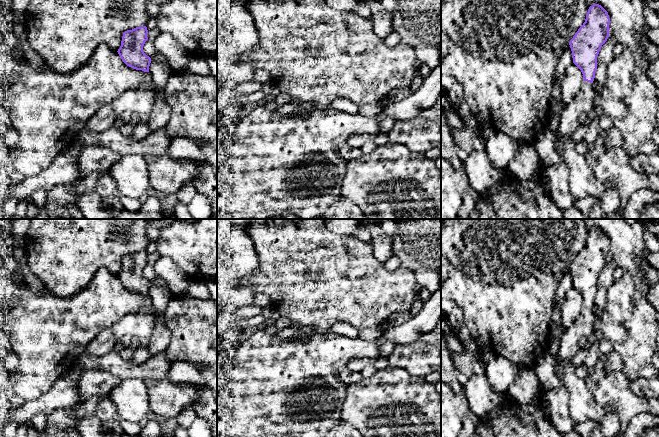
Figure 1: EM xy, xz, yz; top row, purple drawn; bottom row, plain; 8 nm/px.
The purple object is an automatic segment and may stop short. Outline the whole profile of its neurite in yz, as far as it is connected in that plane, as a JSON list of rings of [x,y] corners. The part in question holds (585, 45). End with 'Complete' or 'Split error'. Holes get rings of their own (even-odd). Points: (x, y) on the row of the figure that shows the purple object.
[[[593,4],[588,9],[585,22],[569,42],[573,63],[581,70],[584,79],[575,97],[559,114],[559,127],[555,134],[555,147],[559,152],[563,140],[572,137],[584,117],[594,107],[592,83],[599,51],[609,37],[609,25],[608,12],[601,5]]]. Split error

